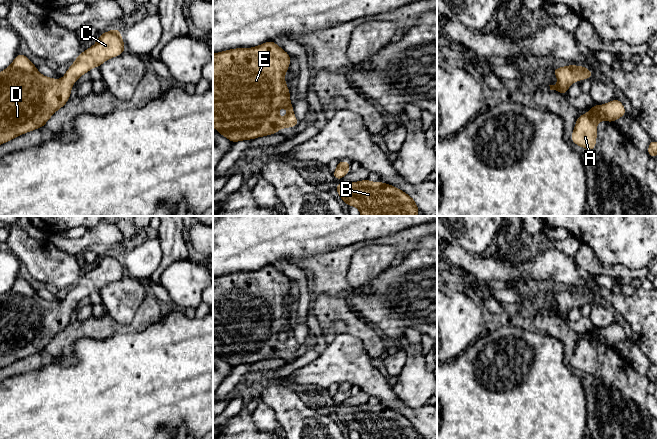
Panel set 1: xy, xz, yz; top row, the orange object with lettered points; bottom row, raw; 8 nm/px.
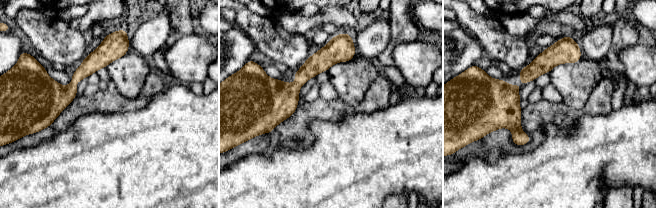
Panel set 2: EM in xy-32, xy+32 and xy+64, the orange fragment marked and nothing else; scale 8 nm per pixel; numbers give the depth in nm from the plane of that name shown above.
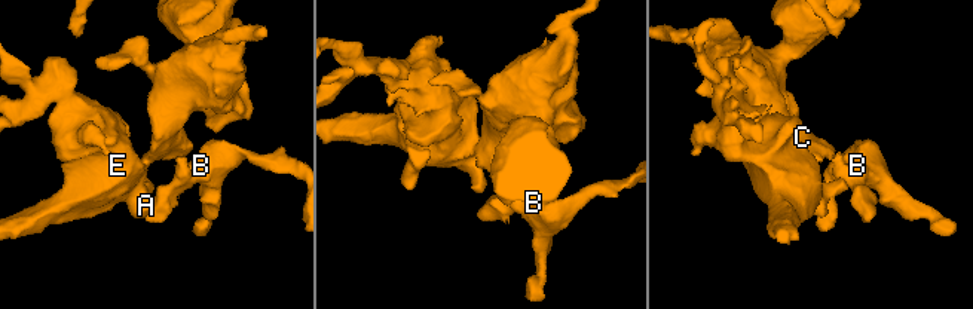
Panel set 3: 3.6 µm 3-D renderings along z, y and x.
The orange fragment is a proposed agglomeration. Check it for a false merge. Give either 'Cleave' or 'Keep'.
Keep

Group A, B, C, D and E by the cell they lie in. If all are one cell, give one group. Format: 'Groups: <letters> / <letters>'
Groups: A B C D E

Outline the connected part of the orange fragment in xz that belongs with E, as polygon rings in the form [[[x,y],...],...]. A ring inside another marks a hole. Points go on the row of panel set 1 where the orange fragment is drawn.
[[[267,41],[251,48],[235,48],[213,53],[213,128],[232,143],[272,135],[278,133],[281,127],[296,128],[299,120],[295,118],[290,91],[285,83],[285,73],[289,69],[291,59],[275,41]],[[280,107],[285,107],[288,111],[285,118],[278,116]]]

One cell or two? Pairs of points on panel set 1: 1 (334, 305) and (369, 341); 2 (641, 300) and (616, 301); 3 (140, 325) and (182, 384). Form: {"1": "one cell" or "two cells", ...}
{"1": "one cell", "2": "one cell", "3": "two cells"}

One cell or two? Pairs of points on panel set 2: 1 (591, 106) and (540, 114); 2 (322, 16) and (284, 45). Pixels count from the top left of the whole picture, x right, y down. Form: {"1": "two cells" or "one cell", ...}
{"1": "one cell", "2": "two cells"}

